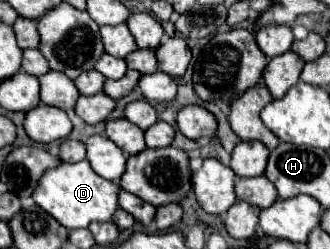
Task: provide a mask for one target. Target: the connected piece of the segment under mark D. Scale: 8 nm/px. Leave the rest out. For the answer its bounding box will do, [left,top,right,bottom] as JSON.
[32,160,120,230]

